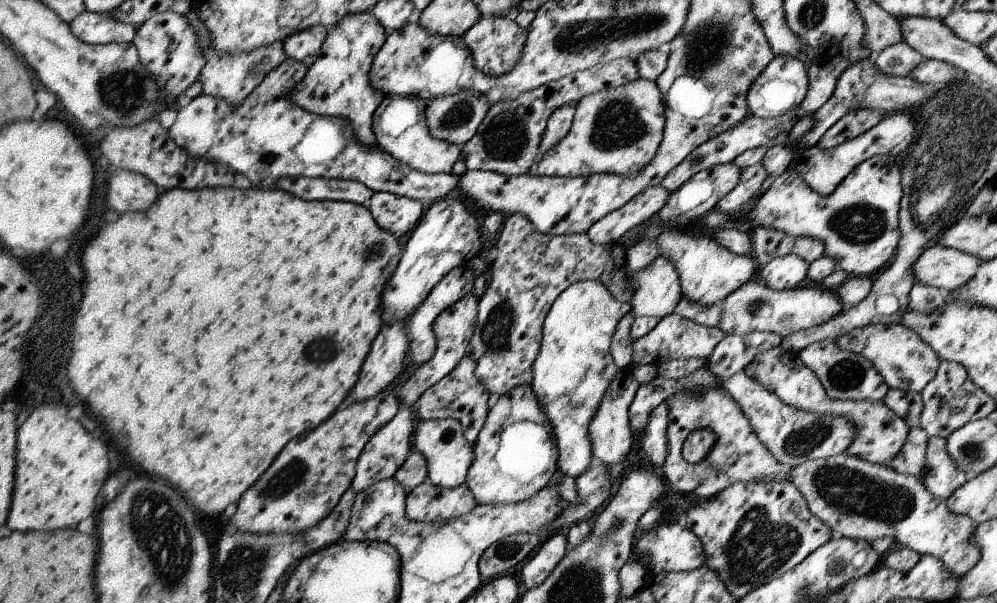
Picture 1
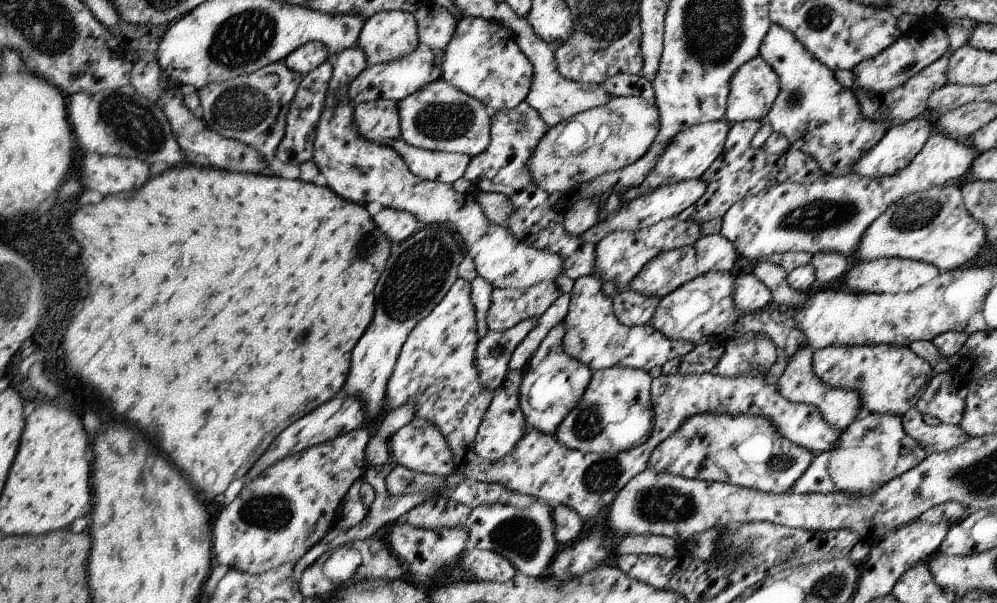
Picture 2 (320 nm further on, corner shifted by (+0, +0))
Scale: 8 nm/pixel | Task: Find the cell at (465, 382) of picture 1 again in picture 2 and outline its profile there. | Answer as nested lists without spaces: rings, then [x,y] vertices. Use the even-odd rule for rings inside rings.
[[[526,318],[505,332],[489,331],[484,338],[479,338],[475,364],[480,386],[484,390],[493,393],[501,386],[509,372],[510,360],[516,346],[538,324],[538,318]]]

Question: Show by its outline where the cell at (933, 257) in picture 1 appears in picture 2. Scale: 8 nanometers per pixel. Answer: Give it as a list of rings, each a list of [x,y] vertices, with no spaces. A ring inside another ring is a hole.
[[[897,257],[880,258],[851,265],[850,270],[844,275],[844,284],[846,284],[847,290],[853,292],[889,293],[892,295],[917,290],[930,280],[934,280],[938,274],[940,274],[938,268],[928,262]]]

